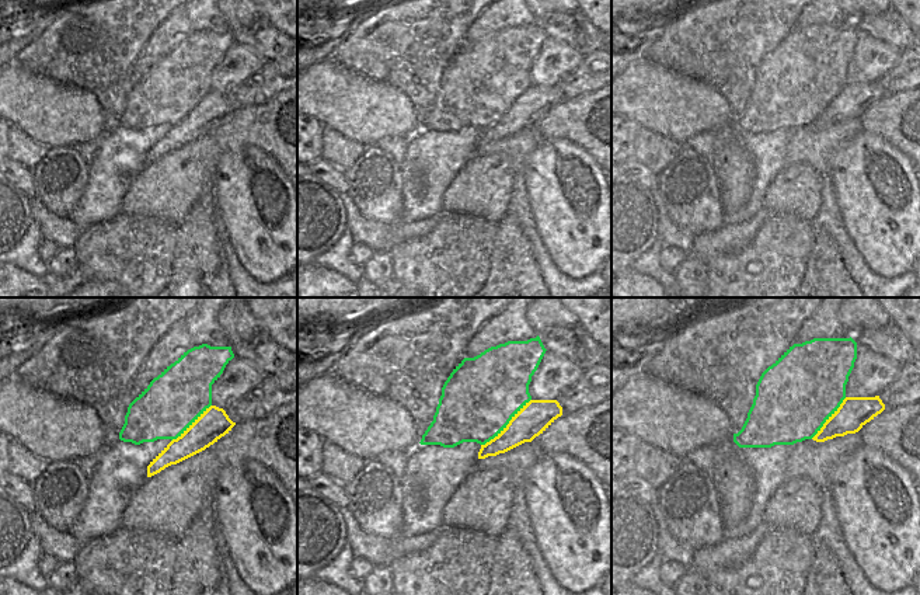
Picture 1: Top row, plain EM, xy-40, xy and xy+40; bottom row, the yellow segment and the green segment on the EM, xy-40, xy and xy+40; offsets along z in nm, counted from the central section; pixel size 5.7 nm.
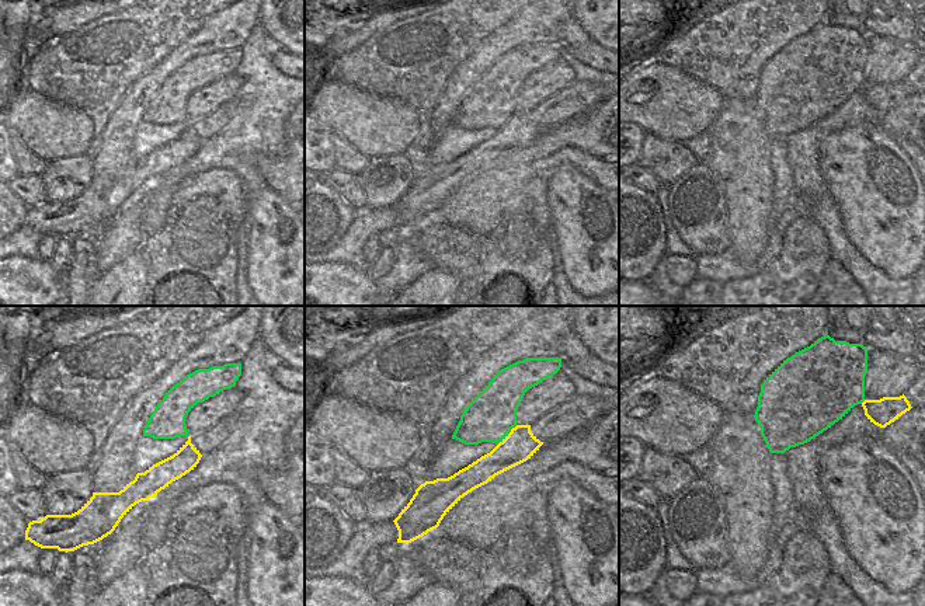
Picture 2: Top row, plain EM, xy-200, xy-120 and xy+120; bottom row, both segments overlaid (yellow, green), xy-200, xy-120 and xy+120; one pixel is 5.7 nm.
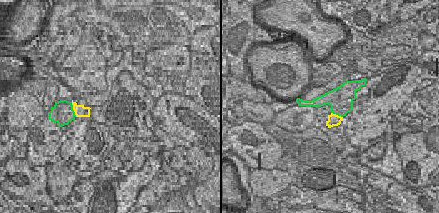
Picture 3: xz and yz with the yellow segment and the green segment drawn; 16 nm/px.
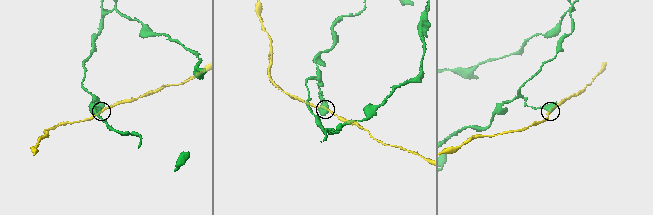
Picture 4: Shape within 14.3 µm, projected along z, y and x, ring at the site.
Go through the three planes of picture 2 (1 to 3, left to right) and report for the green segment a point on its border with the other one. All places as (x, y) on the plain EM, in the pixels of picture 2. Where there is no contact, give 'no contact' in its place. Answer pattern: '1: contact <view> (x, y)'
1: no contact
2: contact xy-120 (508, 121)
3: contact xy+120 (863, 87)

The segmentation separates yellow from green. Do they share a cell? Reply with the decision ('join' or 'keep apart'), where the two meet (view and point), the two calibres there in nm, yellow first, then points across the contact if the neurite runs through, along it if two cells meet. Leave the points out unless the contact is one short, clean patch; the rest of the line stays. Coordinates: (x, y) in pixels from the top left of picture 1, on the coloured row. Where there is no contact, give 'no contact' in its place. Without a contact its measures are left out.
keep apart; meets yellow in xy at (508, 424); 180 nm thick on the yellow side, 440 nm on the other

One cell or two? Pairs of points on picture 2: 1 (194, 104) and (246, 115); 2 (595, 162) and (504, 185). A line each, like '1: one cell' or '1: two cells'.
1: two cells
2: one cell

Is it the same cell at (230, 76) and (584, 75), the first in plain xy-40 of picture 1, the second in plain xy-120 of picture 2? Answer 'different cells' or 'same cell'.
different cells

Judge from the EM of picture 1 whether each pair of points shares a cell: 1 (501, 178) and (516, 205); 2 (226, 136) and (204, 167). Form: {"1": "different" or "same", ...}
{"1": "different", "2": "same"}

